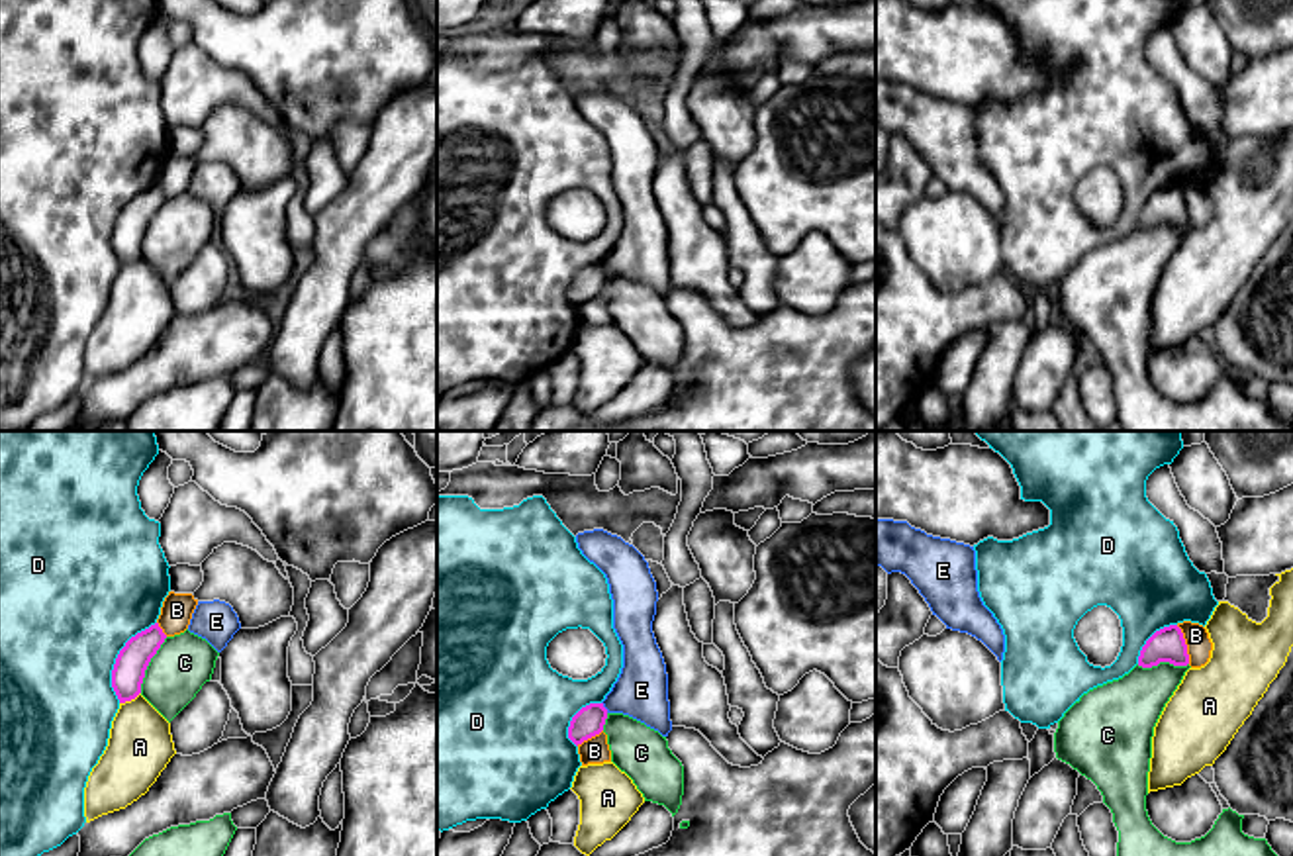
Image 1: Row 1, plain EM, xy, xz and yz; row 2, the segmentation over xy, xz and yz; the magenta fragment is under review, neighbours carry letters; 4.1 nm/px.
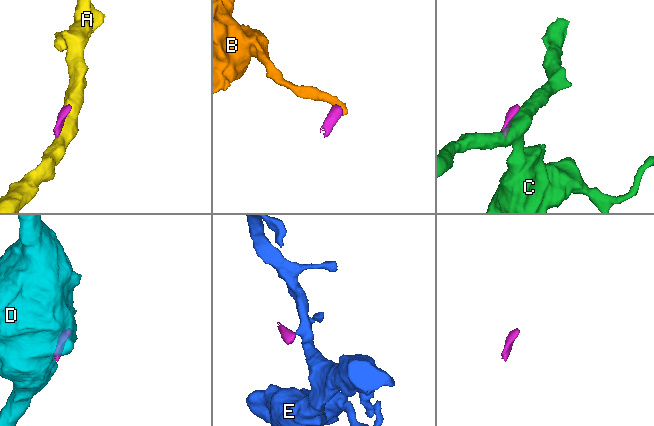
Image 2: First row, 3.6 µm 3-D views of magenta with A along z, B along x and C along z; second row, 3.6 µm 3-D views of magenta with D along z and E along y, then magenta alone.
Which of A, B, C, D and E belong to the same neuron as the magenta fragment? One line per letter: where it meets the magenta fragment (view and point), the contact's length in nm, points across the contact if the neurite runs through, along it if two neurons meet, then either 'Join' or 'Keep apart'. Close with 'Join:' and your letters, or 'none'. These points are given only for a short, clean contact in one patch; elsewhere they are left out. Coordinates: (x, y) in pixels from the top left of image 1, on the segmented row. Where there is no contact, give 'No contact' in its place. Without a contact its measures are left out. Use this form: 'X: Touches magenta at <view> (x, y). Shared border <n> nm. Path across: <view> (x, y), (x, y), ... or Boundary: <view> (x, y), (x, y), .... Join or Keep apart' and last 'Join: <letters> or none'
A: Touches magenta at xy (130, 700). Shared border 100 nm. Boundary: xy (140, 692), (120, 704). Keep apart
B: Touches magenta at yz (1186, 645). Shared border 170 nm. Boundary: yz (1176, 625), (1184, 637), (1190, 663). Keep apart
C: Touches magenta at xy (147, 665). Shared border 260 nm. Keep apart
D: Touches magenta at xy (116, 659). Shared border 360 nm. Keep apart
E: Touches magenta at xz (604, 708). Shared border 50 nm. Boundary: xz (602, 702), (608, 712). Keep apart
Join: none

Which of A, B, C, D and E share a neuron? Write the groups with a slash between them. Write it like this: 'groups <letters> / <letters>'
groups A / B / C / D / E

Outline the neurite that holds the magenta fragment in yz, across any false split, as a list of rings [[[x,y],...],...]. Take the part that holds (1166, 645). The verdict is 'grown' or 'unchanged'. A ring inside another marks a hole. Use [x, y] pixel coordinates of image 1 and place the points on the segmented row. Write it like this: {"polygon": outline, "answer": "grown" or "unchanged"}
{"polygon": [[[1177,625],[1156,631],[1140,650],[1138,666],[1152,668],[1160,662],[1170,662],[1173,666],[1189,664],[1187,644]]], "answer": "unchanged"}

